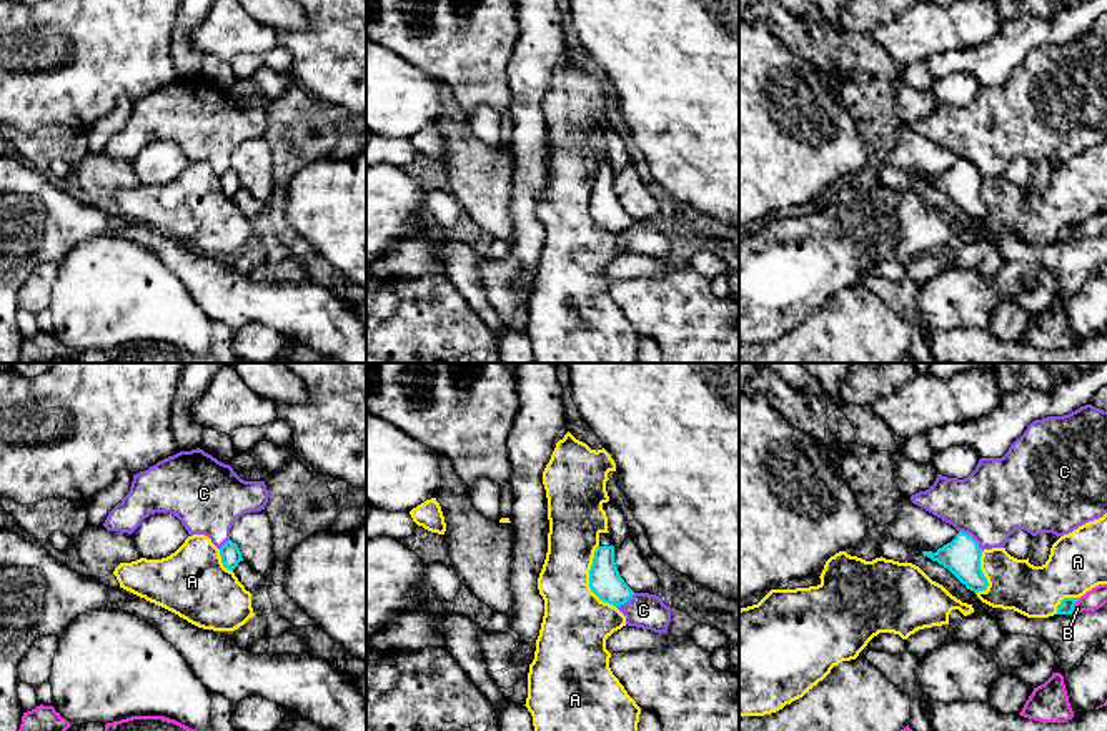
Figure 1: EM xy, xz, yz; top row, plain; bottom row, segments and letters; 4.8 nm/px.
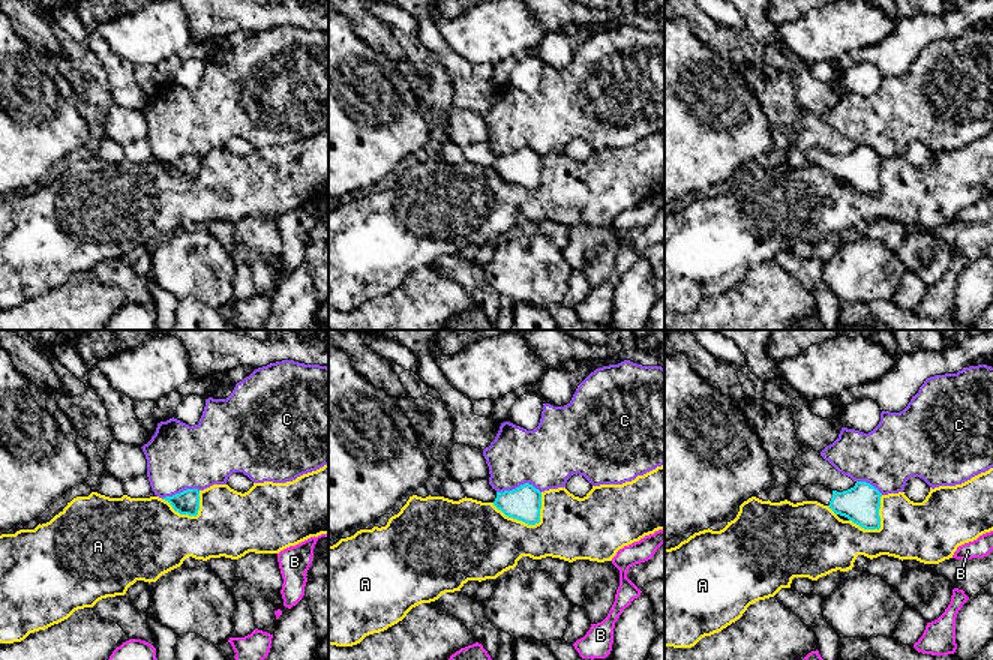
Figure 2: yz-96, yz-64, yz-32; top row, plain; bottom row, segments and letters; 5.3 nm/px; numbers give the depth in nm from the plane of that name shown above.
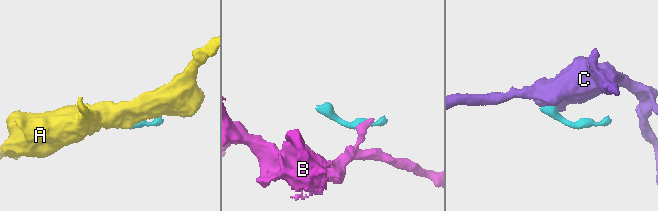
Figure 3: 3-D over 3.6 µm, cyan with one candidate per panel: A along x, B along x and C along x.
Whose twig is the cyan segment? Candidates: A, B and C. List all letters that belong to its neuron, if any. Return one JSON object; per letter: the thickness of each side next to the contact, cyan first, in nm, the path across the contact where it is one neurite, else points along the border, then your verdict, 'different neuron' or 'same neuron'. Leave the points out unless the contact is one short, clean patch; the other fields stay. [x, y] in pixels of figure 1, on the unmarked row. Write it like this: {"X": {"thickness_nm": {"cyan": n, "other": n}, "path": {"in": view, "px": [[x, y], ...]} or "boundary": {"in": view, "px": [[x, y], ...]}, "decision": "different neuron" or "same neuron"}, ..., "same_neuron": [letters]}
{"A": {"thickness_nm": {"cyan": 160, "other": 320}, "decision": "different neuron"}, "B": {"thickness_nm": {"cyan": 70, "other": 100}, "boundary": {"in": "yz", "px": [[1079, 225], [1071, 238]]}, "decision": "different neuron"}, "C": {"thickness_nm": {"cyan": 180, "other": 360}, "boundary": {"in": "yz", "px": [[959, 157], [966, 159], [982, 177]]}, "decision": "different neuron"}, "same_neuron": []}

